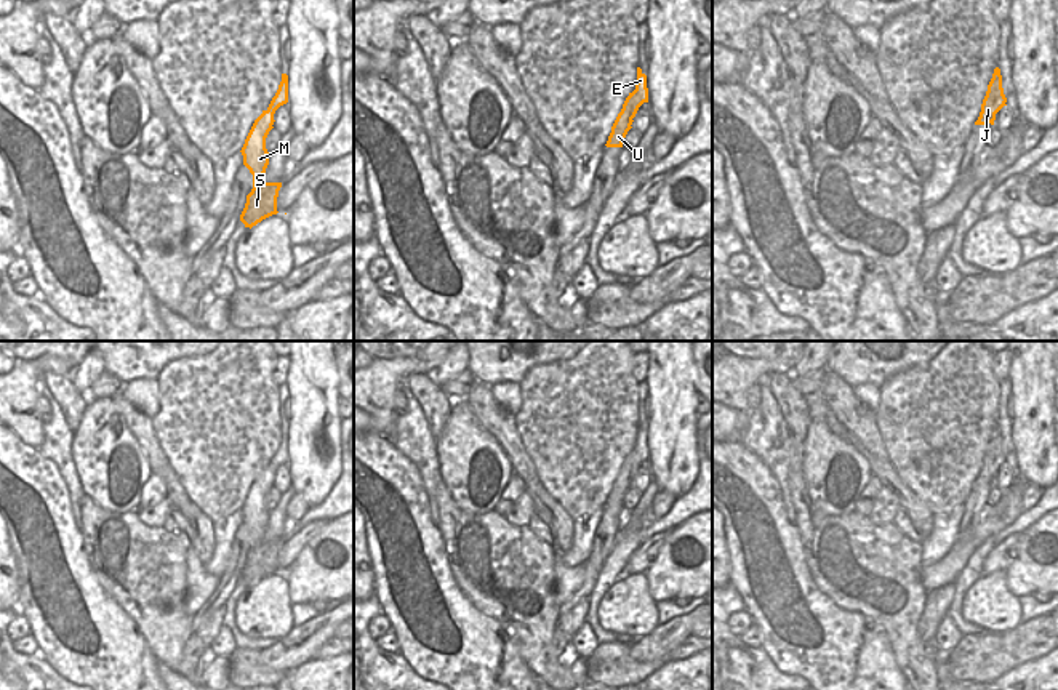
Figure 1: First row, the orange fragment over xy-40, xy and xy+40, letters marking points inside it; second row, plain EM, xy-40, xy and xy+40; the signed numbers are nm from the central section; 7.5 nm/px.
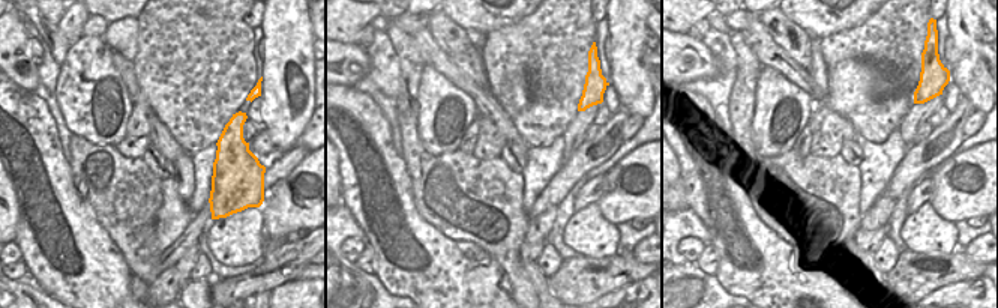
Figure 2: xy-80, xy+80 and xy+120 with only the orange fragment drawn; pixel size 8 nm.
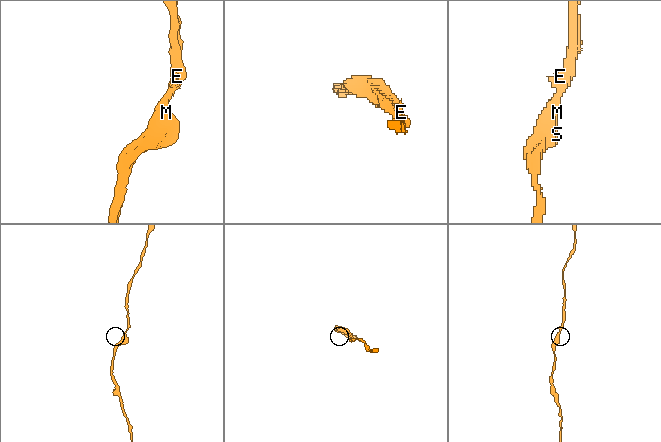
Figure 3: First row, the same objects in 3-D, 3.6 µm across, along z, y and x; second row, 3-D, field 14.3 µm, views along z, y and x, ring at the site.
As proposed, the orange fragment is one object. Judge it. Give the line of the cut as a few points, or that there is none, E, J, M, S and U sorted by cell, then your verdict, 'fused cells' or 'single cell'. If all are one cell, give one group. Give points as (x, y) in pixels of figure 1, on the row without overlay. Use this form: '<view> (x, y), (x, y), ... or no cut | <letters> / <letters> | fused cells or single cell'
no cut | E J M S U | single cell

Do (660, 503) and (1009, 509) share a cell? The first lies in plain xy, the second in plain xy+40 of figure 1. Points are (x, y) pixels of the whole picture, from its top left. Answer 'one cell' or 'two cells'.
two cells

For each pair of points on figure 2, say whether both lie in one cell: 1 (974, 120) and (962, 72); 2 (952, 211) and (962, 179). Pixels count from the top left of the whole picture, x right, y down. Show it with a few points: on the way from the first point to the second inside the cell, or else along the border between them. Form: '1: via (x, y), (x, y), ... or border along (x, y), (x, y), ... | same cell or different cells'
1: border along (976, 110), (982, 113) | different cells
2: via (952, 203), (962, 187) | same cell

